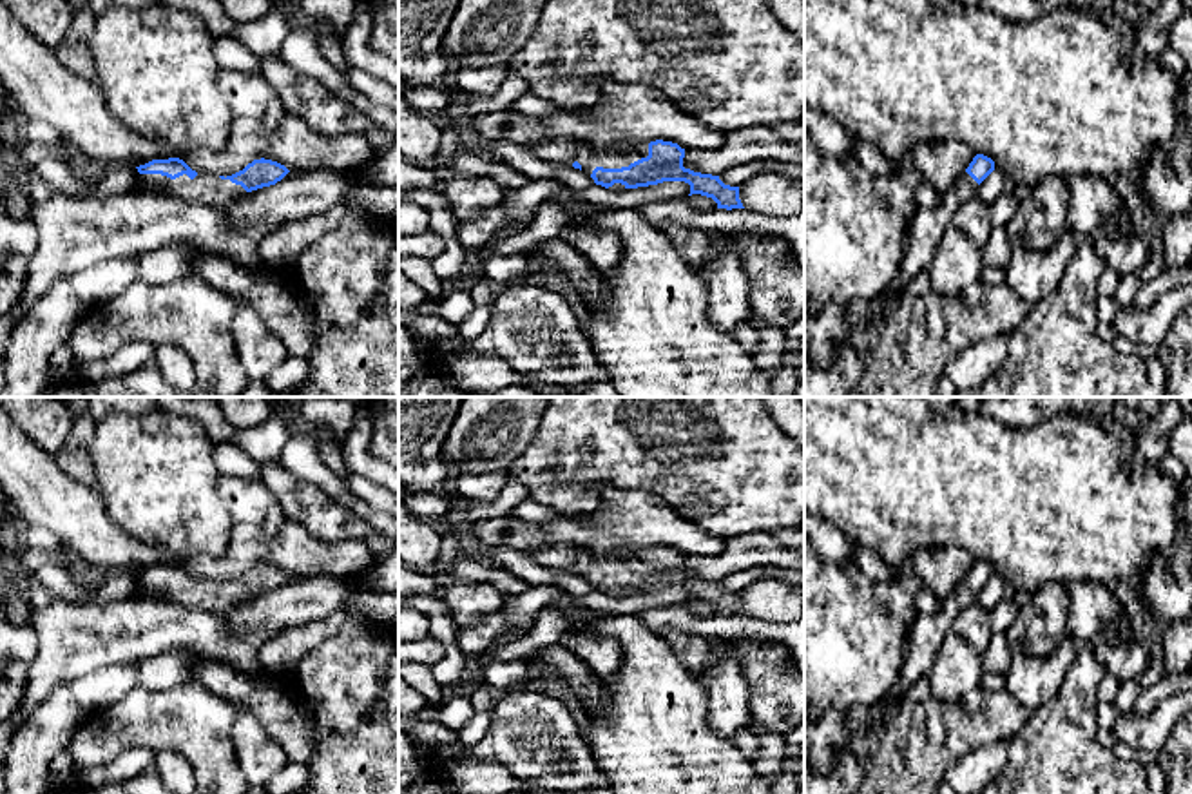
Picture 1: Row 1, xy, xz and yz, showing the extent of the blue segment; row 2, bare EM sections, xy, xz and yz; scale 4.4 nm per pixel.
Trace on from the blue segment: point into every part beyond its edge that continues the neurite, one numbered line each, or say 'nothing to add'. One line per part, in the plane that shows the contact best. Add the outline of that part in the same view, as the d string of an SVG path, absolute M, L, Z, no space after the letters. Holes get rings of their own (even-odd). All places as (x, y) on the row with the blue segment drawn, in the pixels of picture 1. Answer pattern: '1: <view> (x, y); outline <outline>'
1: xz (560, 151); outline M565 138L540 141L529 147L529 150L547 163L572 165L574 161L578 161L582 165L582 170L587 174L592 174L596 167L629 167L630 163L649 156L649 145L641 145L634 150L605 150L591 147L583 141Z

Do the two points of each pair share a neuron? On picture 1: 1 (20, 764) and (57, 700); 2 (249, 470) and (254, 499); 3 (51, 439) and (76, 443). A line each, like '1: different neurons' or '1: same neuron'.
1: same neuron
2: different neurons
3: different neurons

